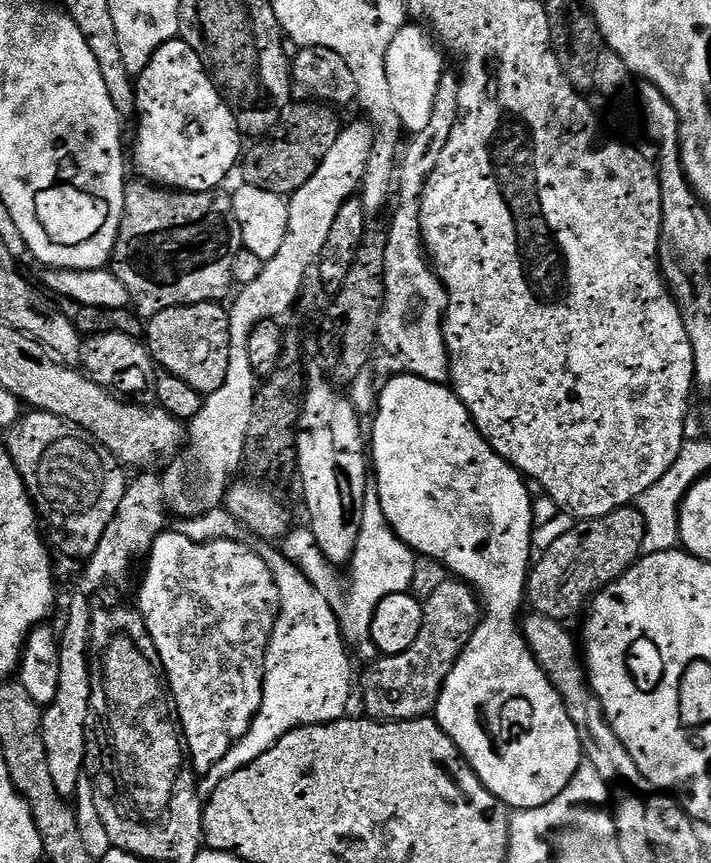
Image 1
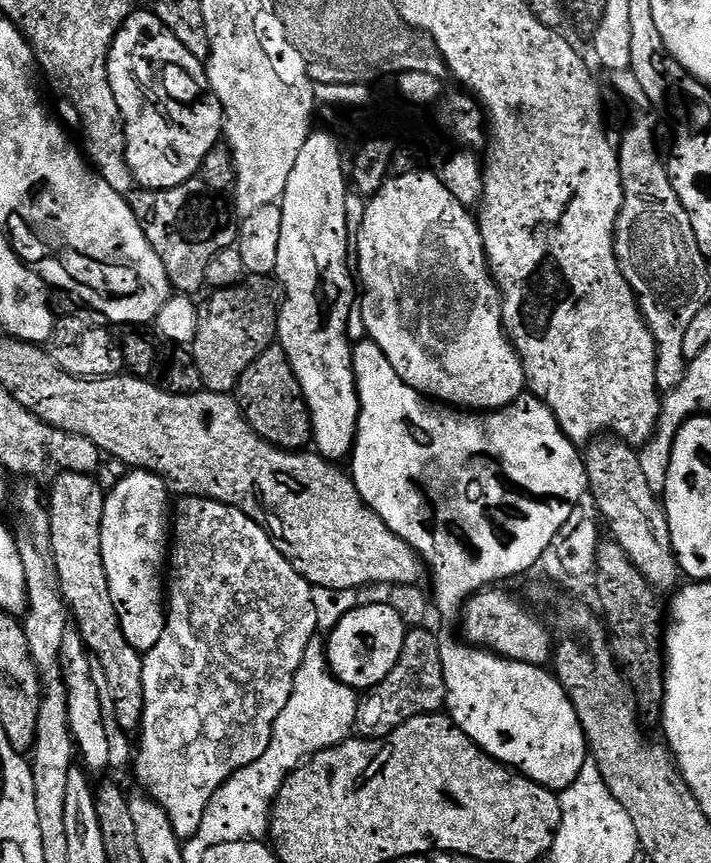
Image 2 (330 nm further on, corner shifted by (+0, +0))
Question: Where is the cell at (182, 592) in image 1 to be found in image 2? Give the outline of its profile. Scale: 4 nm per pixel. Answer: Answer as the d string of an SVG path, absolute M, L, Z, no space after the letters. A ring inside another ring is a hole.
M185 496L177 499L174 504L174 527L170 532L170 540L170 572L172 568L172 577L169 575L166 580L166 619L164 621L164 633L162 634L162 638L158 638L158 646L154 646L144 656L144 673L142 674L142 686L144 687L144 713L140 719L140 726L138 729L140 746L138 742L138 751L134 756L134 769L136 768L136 776L140 779L141 786L144 787L141 789L143 789L147 795L151 796L156 803L162 806L162 810L164 810L170 818L170 826L174 826L177 836L180 837L181 841L185 841L190 839L194 834L198 834L198 826L202 826L202 814L206 814L206 806L210 806L210 802L214 798L214 794L217 790L219 790L228 779L235 776L240 768L245 768L254 762L258 762L258 758L262 758L262 754L266 754L266 746L270 746L270 742L272 741L272 727L278 718L278 714L282 714L282 710L286 710L286 702L290 702L290 694L292 693L292 687L294 686L296 672L302 666L302 662L304 661L304 651L306 650L306 646L317 635L316 627L320 624L320 616L316 613L316 600L312 597L312 592L314 593L313 585L309 584L306 578L302 578L298 574L298 570L294 570L292 563L276 549L274 542L268 537L268 531L262 526L255 524L246 514L242 514L242 510L238 510L234 506L223 504L217 500L203 500L197 496Z

